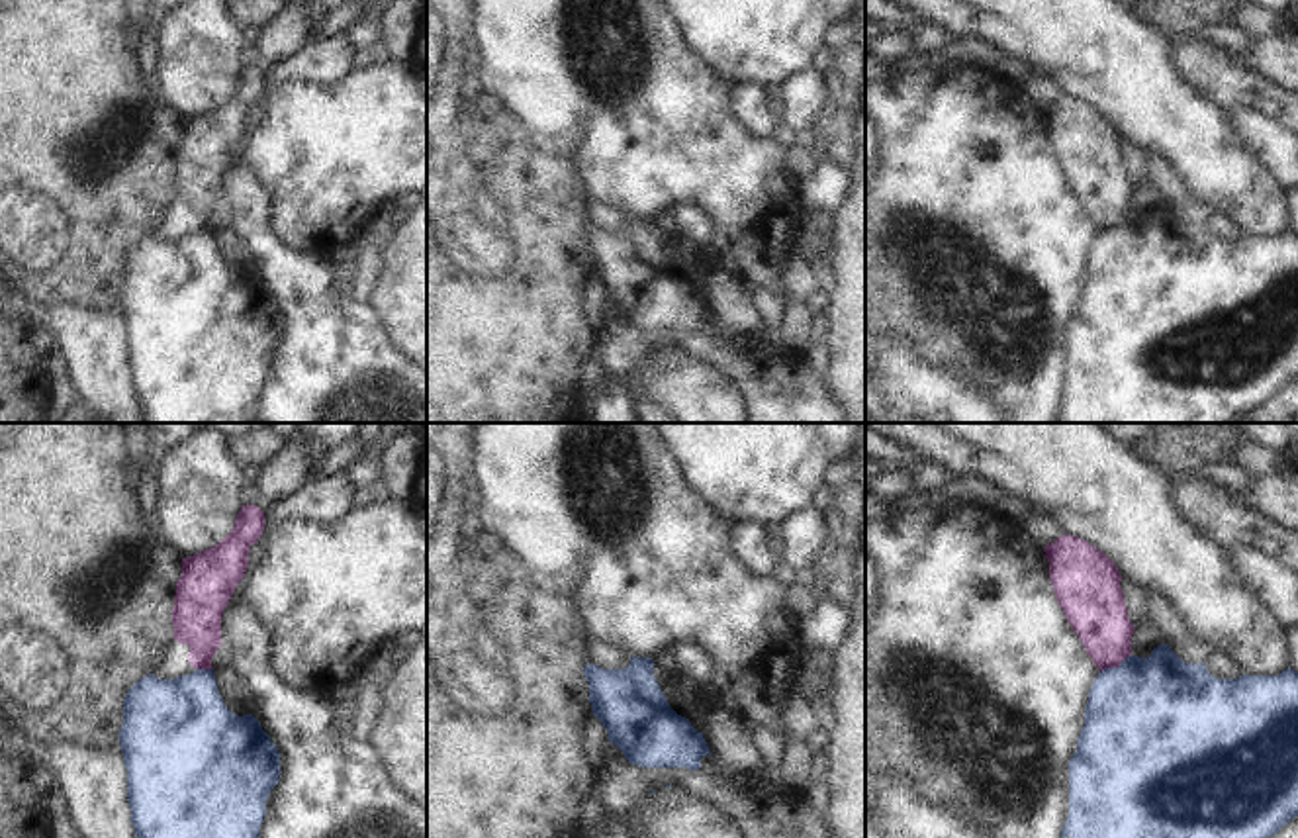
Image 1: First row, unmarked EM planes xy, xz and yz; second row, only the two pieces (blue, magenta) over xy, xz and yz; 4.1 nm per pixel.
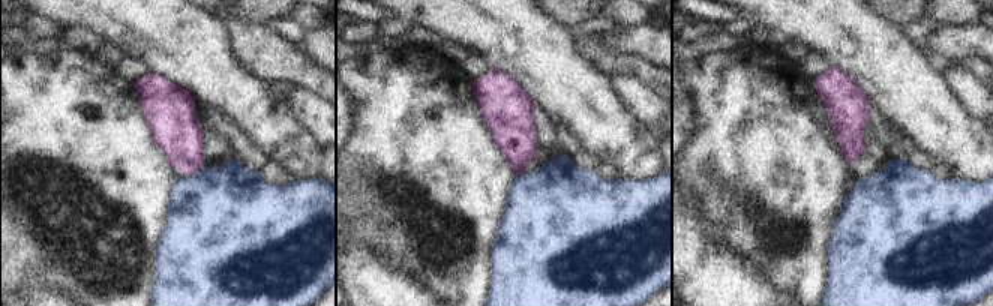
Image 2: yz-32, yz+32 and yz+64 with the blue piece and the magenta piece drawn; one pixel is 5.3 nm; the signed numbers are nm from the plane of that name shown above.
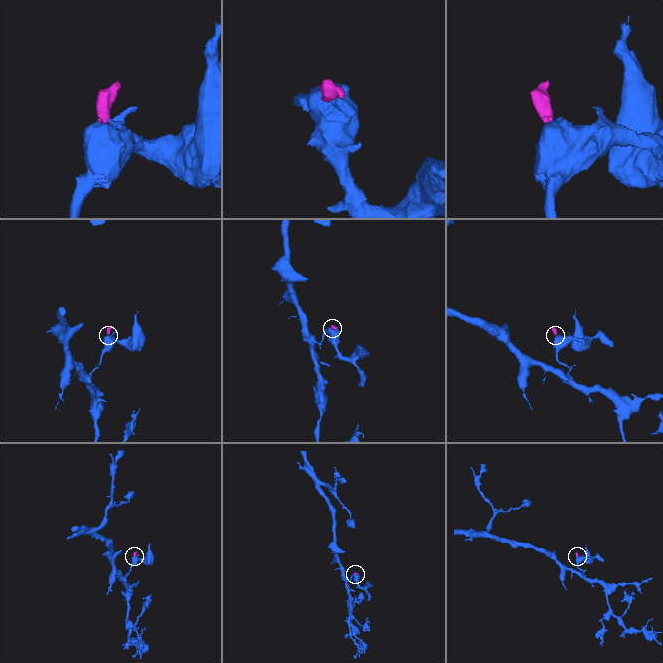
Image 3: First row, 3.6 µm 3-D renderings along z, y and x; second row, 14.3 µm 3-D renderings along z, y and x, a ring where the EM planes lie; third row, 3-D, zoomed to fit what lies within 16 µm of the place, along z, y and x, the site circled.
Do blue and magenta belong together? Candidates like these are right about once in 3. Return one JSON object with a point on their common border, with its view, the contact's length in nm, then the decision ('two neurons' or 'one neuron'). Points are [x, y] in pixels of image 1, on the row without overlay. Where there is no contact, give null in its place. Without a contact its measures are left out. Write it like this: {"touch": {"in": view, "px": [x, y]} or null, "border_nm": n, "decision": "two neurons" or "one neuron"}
{"touch": {"in": "yz", "px": [1118, 228]}, "border_nm": 150, "decision": "two neurons"}

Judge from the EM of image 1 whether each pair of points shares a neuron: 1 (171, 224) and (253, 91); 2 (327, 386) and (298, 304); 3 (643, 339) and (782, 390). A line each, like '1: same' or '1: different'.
1: same
2: same
3: same

